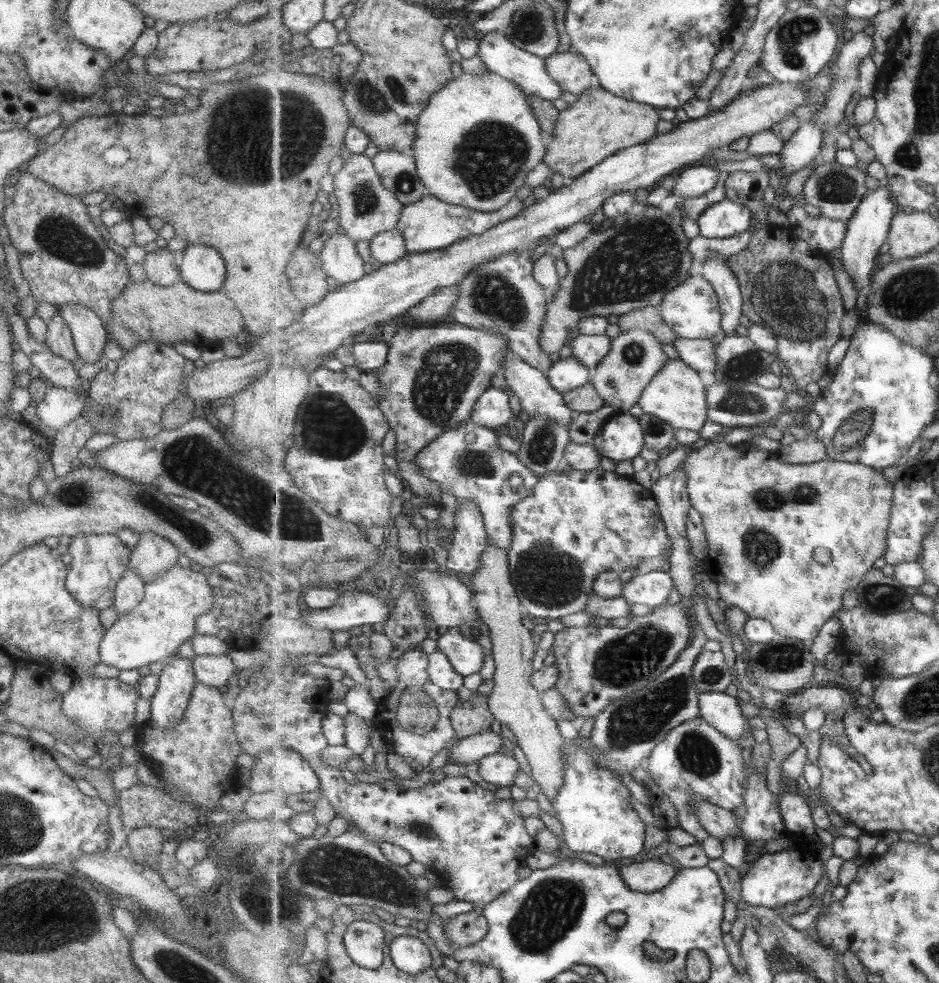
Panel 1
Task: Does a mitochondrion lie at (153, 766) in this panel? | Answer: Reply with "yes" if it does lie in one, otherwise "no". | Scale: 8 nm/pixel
no

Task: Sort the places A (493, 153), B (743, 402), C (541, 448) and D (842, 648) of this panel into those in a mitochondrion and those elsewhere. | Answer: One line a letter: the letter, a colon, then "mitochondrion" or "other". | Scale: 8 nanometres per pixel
A: mitochondrion
B: mitochondrion
C: mitochondrion
D: other

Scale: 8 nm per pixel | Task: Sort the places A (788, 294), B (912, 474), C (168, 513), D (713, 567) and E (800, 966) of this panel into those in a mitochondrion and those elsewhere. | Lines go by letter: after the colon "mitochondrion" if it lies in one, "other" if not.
A: mitochondrion
B: other
C: mitochondrion
D: other
E: other

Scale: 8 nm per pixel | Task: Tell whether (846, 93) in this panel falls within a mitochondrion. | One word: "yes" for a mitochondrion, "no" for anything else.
no

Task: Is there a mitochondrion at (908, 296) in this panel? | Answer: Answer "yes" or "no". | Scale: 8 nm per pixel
yes

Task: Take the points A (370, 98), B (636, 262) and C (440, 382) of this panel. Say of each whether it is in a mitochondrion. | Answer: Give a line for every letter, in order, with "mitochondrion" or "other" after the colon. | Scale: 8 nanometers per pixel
A: mitochondrion
B: mitochondrion
C: mitochondrion

